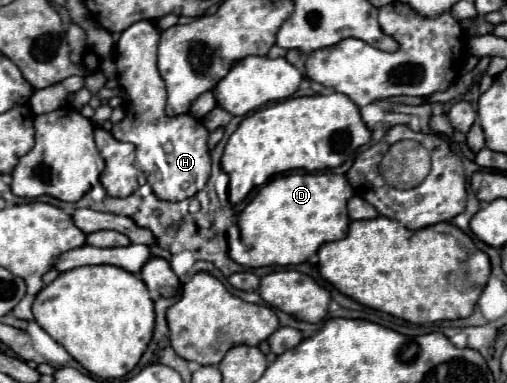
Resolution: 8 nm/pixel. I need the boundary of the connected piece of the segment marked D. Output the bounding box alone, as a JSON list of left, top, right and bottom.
[230,173,354,267]

